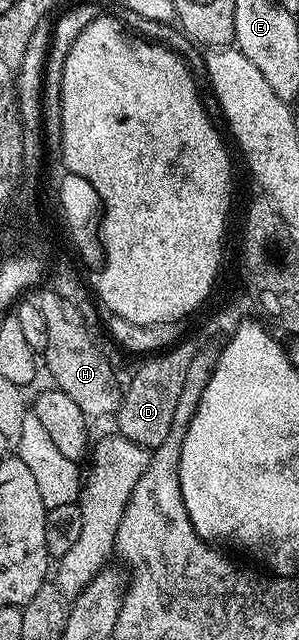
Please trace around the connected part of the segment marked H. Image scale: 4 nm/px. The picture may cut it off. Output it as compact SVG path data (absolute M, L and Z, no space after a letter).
M54 288L40 289L37 301L41 316L45 316L45 332L49 332L49 344L45 351L45 370L51 373L54 385L65 396L70 396L87 414L88 419L114 415L121 401L121 382L115 379L115 370L111 362L102 354L100 343L94 342L77 312Z

